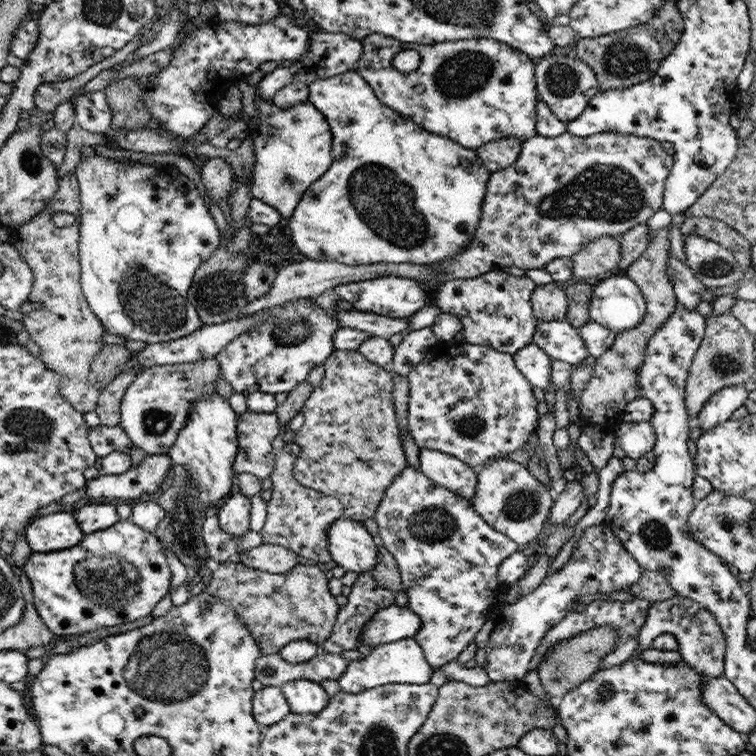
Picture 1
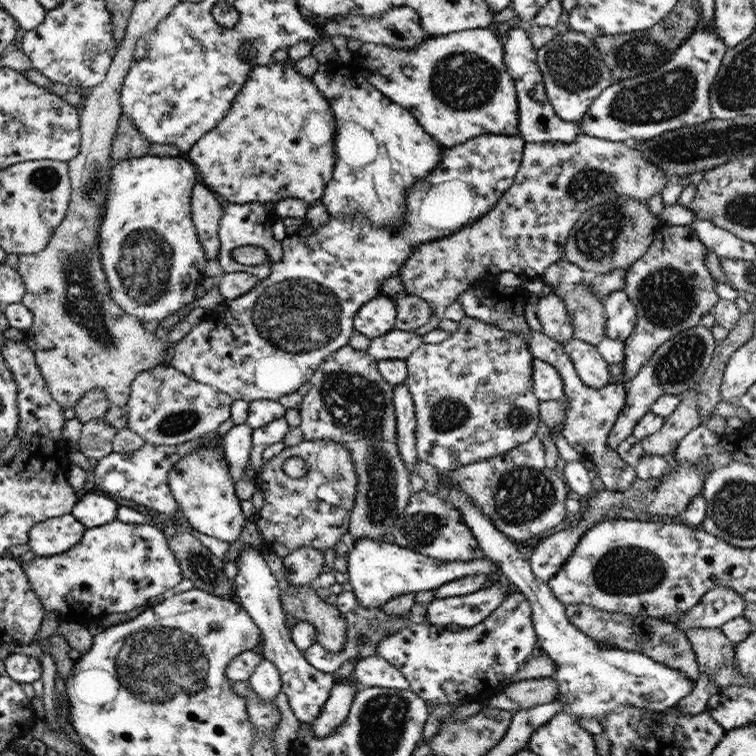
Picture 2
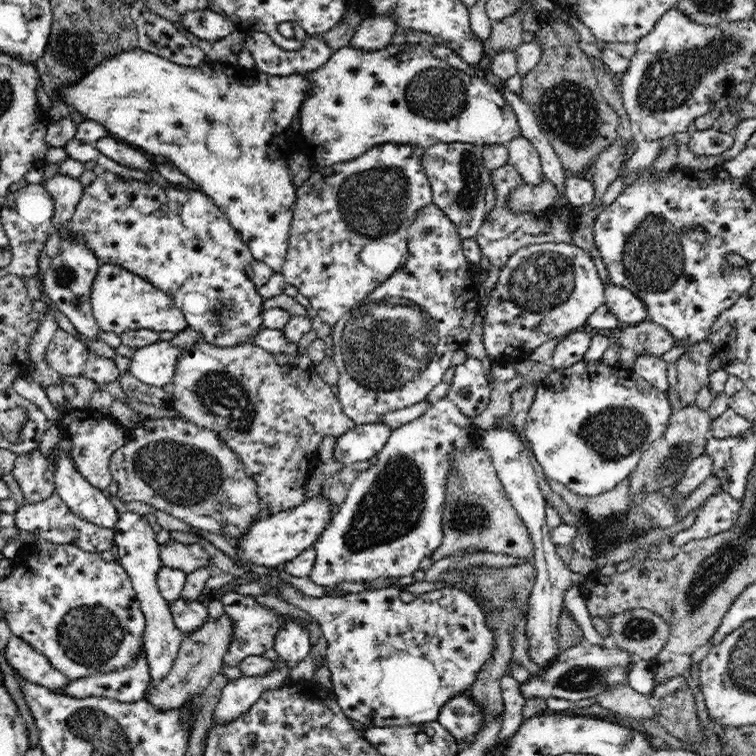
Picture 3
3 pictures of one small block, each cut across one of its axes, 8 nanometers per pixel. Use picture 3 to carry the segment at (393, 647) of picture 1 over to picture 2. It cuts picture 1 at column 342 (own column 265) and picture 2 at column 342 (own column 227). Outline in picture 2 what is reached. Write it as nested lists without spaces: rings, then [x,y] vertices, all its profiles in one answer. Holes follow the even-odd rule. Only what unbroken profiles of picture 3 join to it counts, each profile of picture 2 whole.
[[[347,683],[335,684],[322,712],[320,712],[320,716],[312,724],[313,736],[322,739],[333,734],[334,730],[346,720],[352,706],[352,699],[362,688],[363,686],[360,684],[358,686]]]

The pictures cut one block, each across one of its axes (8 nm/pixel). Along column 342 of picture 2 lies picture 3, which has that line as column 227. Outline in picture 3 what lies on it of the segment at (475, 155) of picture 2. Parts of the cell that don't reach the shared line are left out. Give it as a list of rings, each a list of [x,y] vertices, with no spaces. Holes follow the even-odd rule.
[[[106,171],[97,176],[96,180],[92,182],[88,187],[84,188],[82,199],[75,208],[72,218],[69,218],[60,228],[60,236],[73,236],[73,238],[81,238],[86,243],[86,246],[92,250],[92,253],[96,255],[100,264],[110,264],[120,266],[146,280],[149,280],[156,288],[163,290],[174,301],[174,304],[184,314],[188,327],[198,331],[202,340],[207,343],[220,346],[229,347],[241,345],[242,342],[252,342],[256,333],[263,326],[263,317],[261,306],[263,298],[257,291],[257,286],[252,280],[248,278],[245,272],[245,268],[251,265],[253,259],[251,251],[248,246],[244,244],[240,233],[231,225],[226,213],[218,208],[218,205],[204,193],[199,190],[189,190],[184,186],[162,186],[162,184],[147,184],[147,182],[140,182],[140,180],[132,180],[128,177],[122,177],[114,174],[112,171]]]

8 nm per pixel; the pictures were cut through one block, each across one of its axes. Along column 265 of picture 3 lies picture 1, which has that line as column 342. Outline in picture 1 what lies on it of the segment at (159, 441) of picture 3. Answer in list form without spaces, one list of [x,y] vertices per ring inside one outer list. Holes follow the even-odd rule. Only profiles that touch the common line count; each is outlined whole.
[[[292,441],[286,443],[284,448],[275,454],[275,466],[270,474],[272,496],[267,502],[267,516],[260,534],[265,543],[288,547],[298,555],[315,560],[327,569],[332,565],[332,555],[328,551],[326,532],[332,526],[332,522],[344,516],[344,505],[340,499],[332,495],[318,492],[291,480],[290,470],[300,452],[301,446]]]

